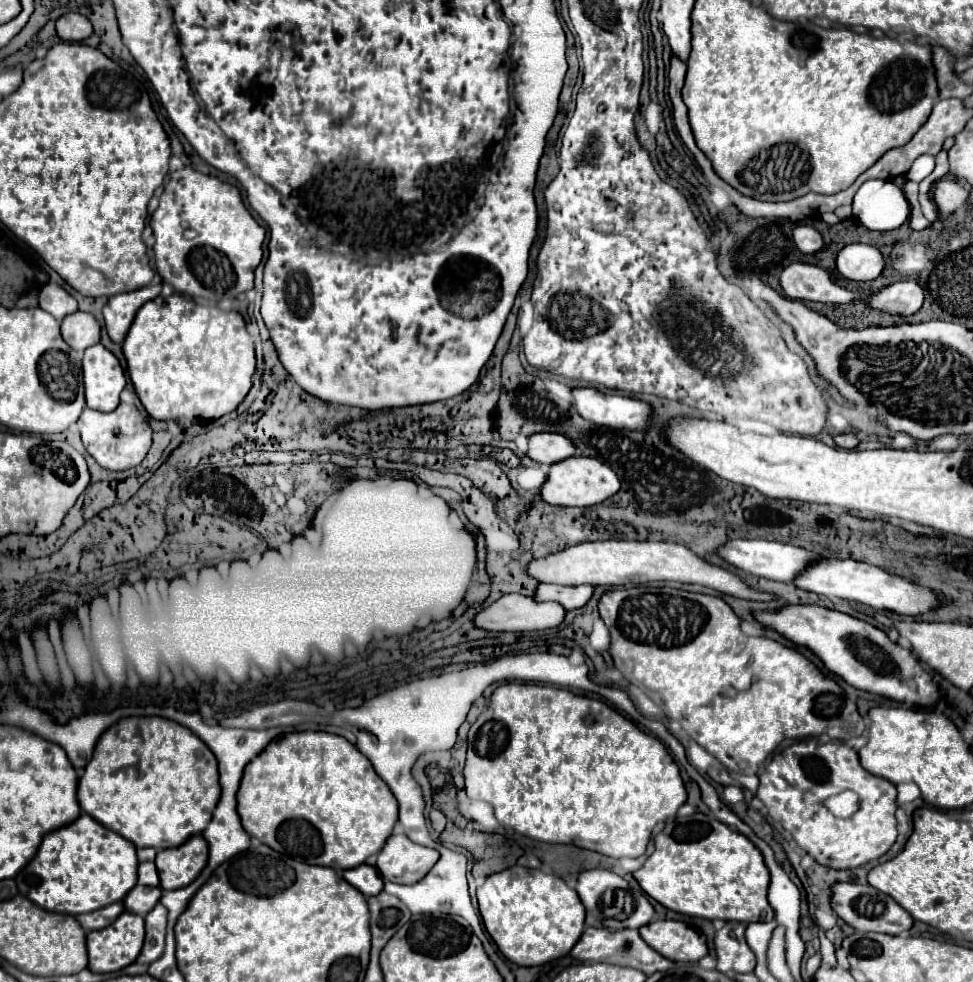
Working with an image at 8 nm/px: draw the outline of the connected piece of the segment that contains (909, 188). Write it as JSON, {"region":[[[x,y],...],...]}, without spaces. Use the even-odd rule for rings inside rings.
{"region":[[[907,181],[907,183],[903,185],[903,193],[905,193],[905,197],[907,197],[909,205],[911,205],[911,217],[921,219],[921,227],[911,227],[911,229],[913,229],[913,231],[925,229],[925,227],[927,227],[927,221],[921,217],[921,209],[919,209],[919,201],[917,201],[917,183]]]}

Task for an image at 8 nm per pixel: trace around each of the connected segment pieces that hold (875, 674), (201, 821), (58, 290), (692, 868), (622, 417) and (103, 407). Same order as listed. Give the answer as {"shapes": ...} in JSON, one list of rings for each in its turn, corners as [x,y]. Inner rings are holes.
{"shapes":[[[[783,605],[777,611],[753,611],[757,623],[777,631],[787,641],[813,651],[825,667],[855,689],[877,693],[911,705],[931,705],[941,699],[939,687],[921,669],[911,651],[891,641],[885,631],[847,613],[821,605]]],[[[125,717],[125,719],[119,719],[117,723],[113,723],[97,741],[95,745],[95,751],[93,751],[93,757],[91,761],[87,763],[85,767],[85,775],[79,779],[79,789],[77,789],[77,801],[83,809],[83,813],[87,813],[89,817],[97,819],[103,827],[109,827],[111,831],[115,831],[117,835],[129,839],[135,847],[153,847],[153,849],[167,849],[167,847],[177,847],[181,843],[185,843],[185,839],[189,839],[191,835],[197,835],[197,833],[203,833],[211,815],[213,815],[213,807],[217,805],[217,799],[221,795],[221,789],[219,789],[219,775],[217,775],[217,761],[215,761],[215,755],[211,753],[211,749],[193,733],[189,731],[187,727],[171,721],[171,719],[165,719],[165,717]]],[[[48,282],[38,291],[39,309],[45,309],[51,313],[57,321],[61,321],[65,315],[77,311],[77,301],[57,283]]],[[[693,813],[689,817],[673,817],[665,823],[665,829],[655,837],[655,851],[647,857],[641,869],[633,873],[641,889],[659,901],[663,907],[701,919],[723,919],[723,921],[769,921],[773,919],[773,909],[767,903],[769,869],[765,867],[761,851],[745,839],[745,835],[729,829],[717,819],[709,819],[703,813]]],[[[575,387],[571,389],[571,395],[577,413],[597,425],[631,431],[643,431],[649,425],[651,407],[643,401],[599,393],[595,387]]],[[[101,343],[89,347],[83,357],[85,401],[95,411],[113,411],[125,387],[125,373],[119,359]]]]}

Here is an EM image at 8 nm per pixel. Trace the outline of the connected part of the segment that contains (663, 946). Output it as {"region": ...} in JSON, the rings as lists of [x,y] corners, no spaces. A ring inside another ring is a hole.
{"region":[[[653,921],[653,923],[647,923],[645,927],[641,927],[639,933],[645,939],[645,943],[649,943],[657,953],[661,953],[663,957],[667,957],[671,961],[695,963],[695,961],[699,961],[701,957],[707,955],[705,935],[701,931],[691,929],[683,921]]]}

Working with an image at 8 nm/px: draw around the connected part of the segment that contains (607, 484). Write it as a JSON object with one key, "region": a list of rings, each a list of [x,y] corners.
{"region":[[[569,457],[563,461],[557,461],[549,465],[547,479],[539,489],[539,495],[549,505],[561,505],[561,507],[591,507],[597,505],[609,497],[613,497],[619,489],[619,479],[613,475],[611,467],[605,467],[605,463],[597,459],[587,457]]]}

